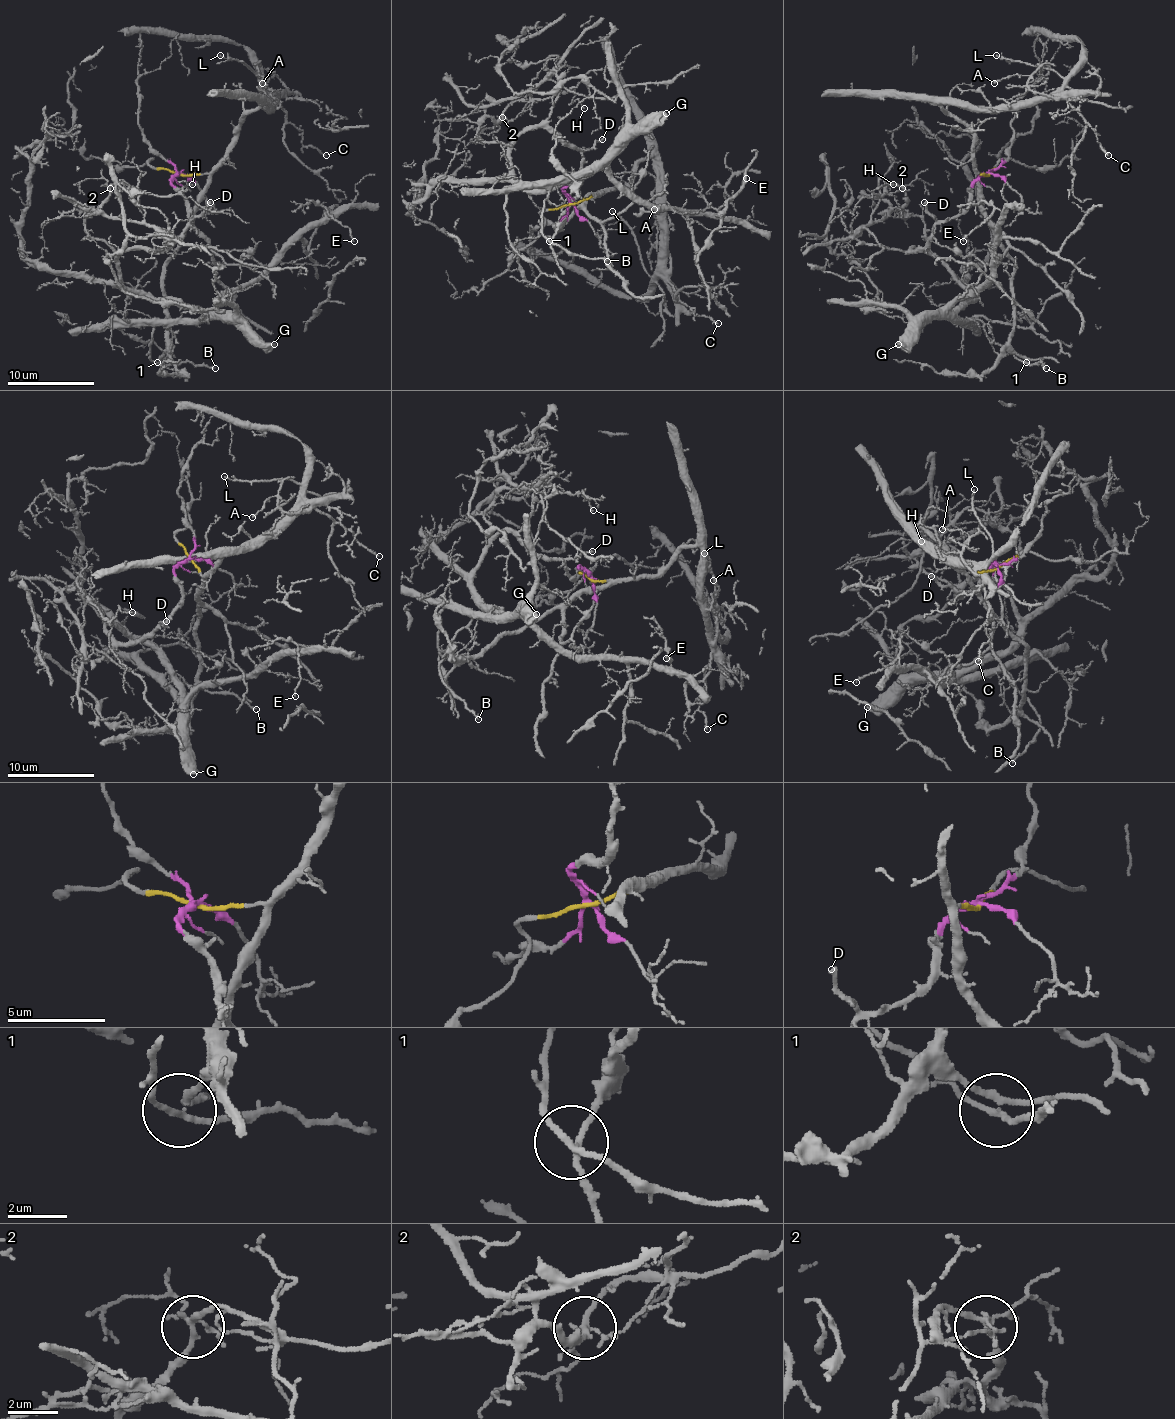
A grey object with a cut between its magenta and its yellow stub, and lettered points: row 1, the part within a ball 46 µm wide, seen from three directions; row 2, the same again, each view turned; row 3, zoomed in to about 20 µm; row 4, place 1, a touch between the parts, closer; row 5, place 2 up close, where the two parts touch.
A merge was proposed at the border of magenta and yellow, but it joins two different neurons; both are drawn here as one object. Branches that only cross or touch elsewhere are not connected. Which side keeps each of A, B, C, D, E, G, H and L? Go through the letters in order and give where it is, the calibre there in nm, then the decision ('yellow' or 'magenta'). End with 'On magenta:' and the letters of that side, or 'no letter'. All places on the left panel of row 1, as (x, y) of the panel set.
A: at (262, 83); 140 nm thick; yellow
B: at (215, 368); 180 nm thick; magenta
C: at (326, 155); 160 nm thick; yellow
D: at (210, 202); 220 nm thick; magenta
E: at (354, 241); 130 nm thick; magenta
G: at (274, 344); 480 nm thick; magenta
H: at (192, 184); 120 nm thick; magenta
L: at (220, 55); 100 nm thick; yellow
On magenta: B, D, E, G, H

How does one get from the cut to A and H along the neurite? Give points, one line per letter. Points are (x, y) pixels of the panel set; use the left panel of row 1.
A: (179, 173), (207, 173), (224, 156), (242, 119), (274, 100), (272, 91), (257, 76), (263, 78), (261, 82)
H: (179, 173), (190, 221), (168, 247), (114, 251), (86, 230), (118, 184), (159, 195), (192, 184)

